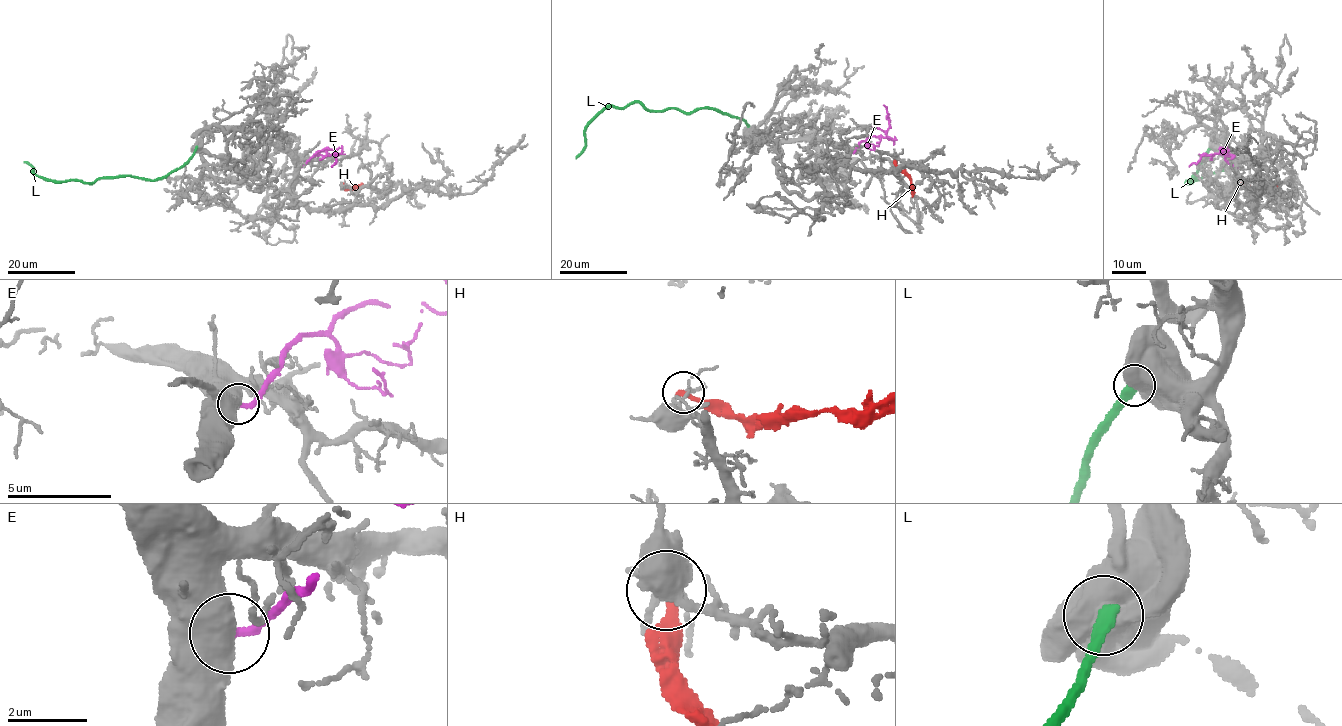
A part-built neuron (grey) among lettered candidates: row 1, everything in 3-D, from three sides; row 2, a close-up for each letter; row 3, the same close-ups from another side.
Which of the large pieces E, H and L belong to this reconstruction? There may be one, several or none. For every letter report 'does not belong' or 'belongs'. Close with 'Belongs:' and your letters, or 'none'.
E: does not belong
H: does not belong
L: belongs
Belongs: L

